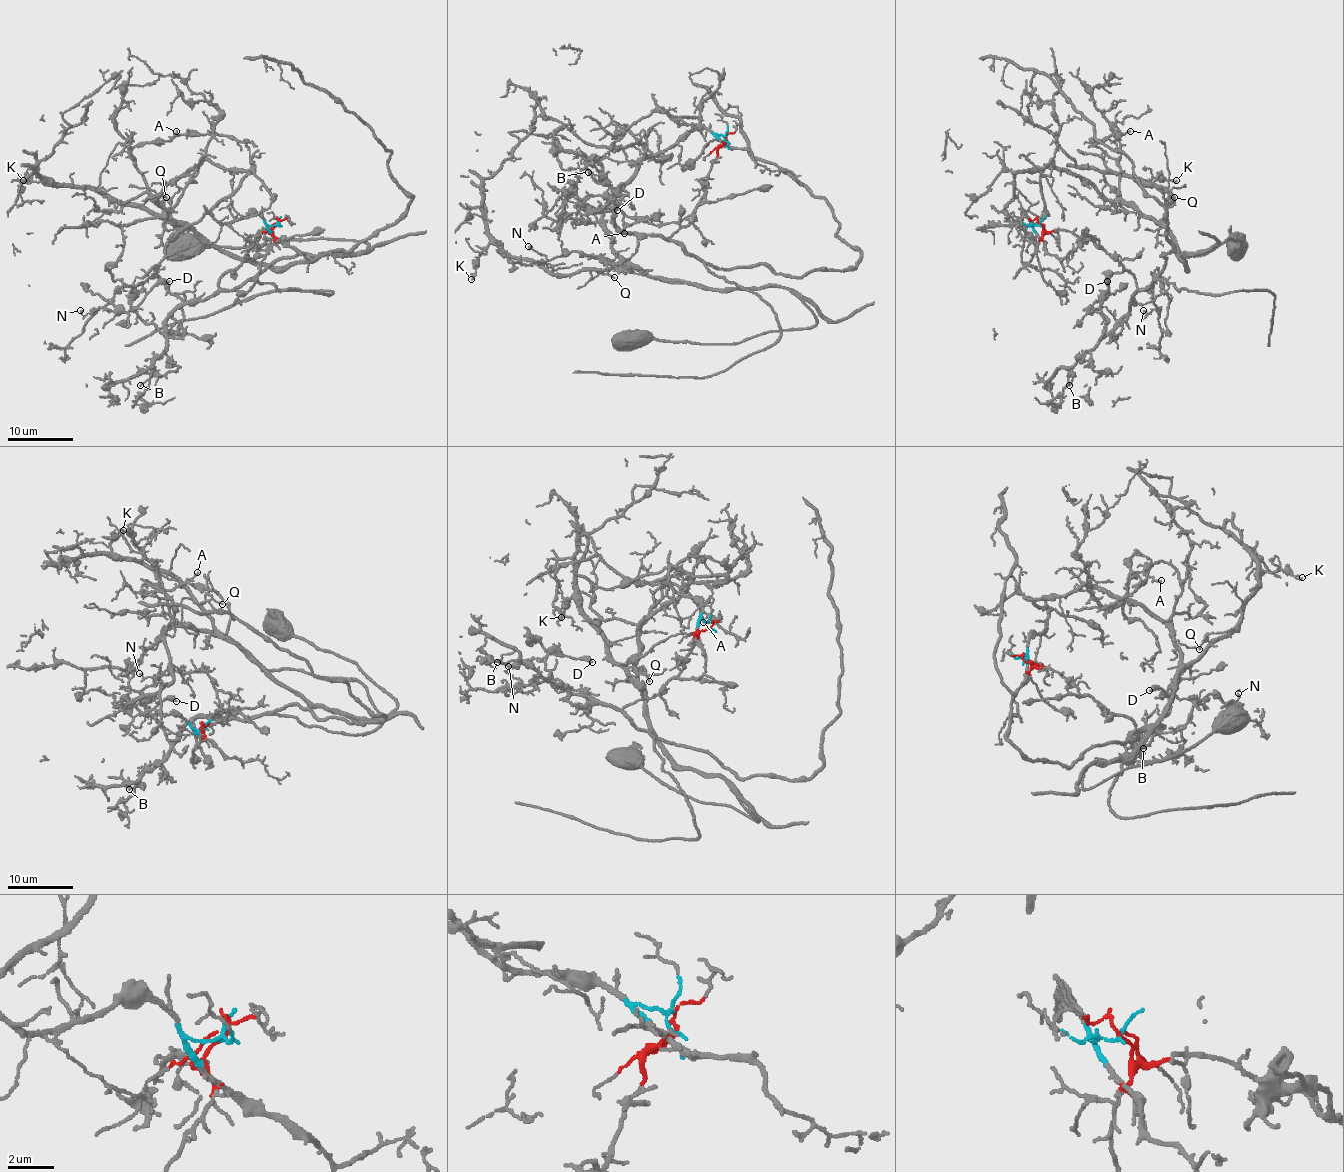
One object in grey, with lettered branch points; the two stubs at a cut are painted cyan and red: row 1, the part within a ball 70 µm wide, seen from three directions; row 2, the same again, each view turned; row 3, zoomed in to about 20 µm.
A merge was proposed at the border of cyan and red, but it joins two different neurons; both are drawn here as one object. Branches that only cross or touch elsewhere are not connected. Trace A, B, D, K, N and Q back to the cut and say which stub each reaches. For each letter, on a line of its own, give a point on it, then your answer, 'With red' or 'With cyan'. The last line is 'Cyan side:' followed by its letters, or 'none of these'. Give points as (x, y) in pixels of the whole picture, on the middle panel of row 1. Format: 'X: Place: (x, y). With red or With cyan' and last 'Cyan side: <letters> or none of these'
A: Place: (624, 233). With cyan
B: Place: (588, 172). With red
D: Place: (617, 210). With red
K: Place: (471, 279). With cyan
N: Place: (528, 246). With red
Q: Place: (614, 277). With cyan
Cyan side: A, K, Q

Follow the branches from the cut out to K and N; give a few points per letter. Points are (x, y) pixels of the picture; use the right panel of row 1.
K: (1040, 224), (1012, 222), (1005, 209), (1013, 175), (1051, 160), (1160, 222), (1172, 198), (1140, 183), (1176, 180)
N: (1040, 224), (1114, 257), (1134, 277), (1137, 305), (1160, 293), (1158, 277), (1148, 287), (1157, 307), (1143, 310)

